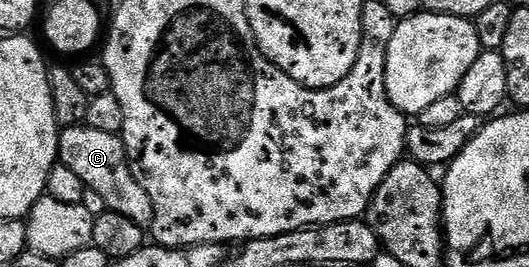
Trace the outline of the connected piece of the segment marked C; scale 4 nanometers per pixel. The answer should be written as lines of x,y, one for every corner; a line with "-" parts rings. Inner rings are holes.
87,125
66,126
59,133
57,156
60,165
71,168
71,172
76,172
79,180
83,180
86,190
99,192
99,196
103,196
106,210
119,212
119,216
127,216
127,220
135,220
135,224
140,226
152,227
151,196
147,196
147,192
143,192
143,188
135,180
125,151
125,143
118,135
98,132

